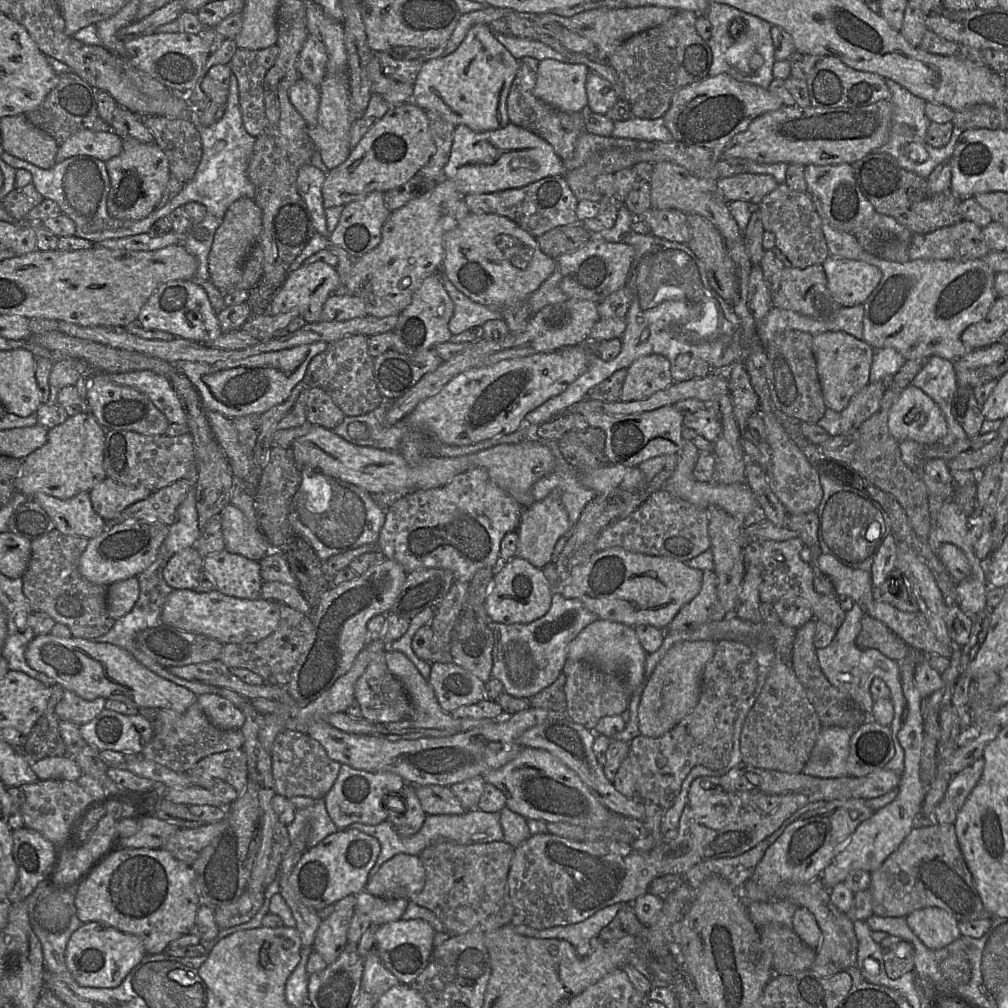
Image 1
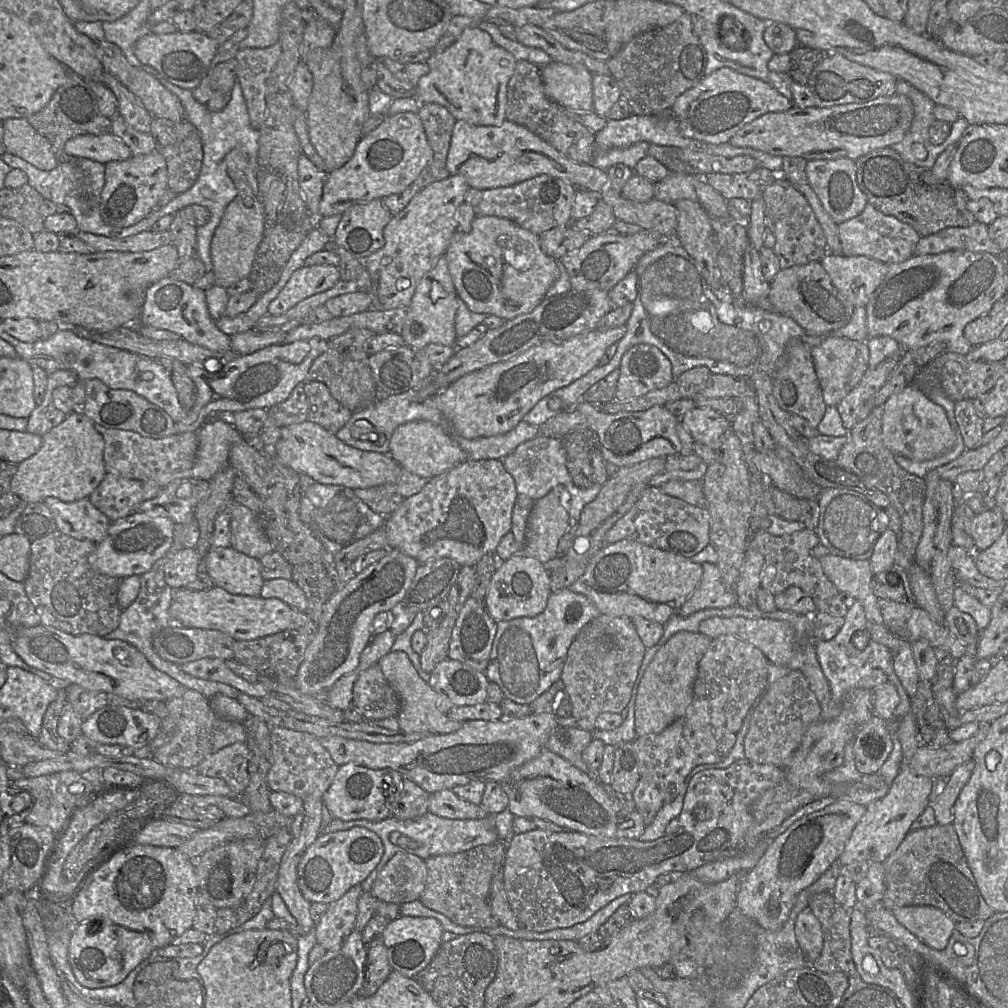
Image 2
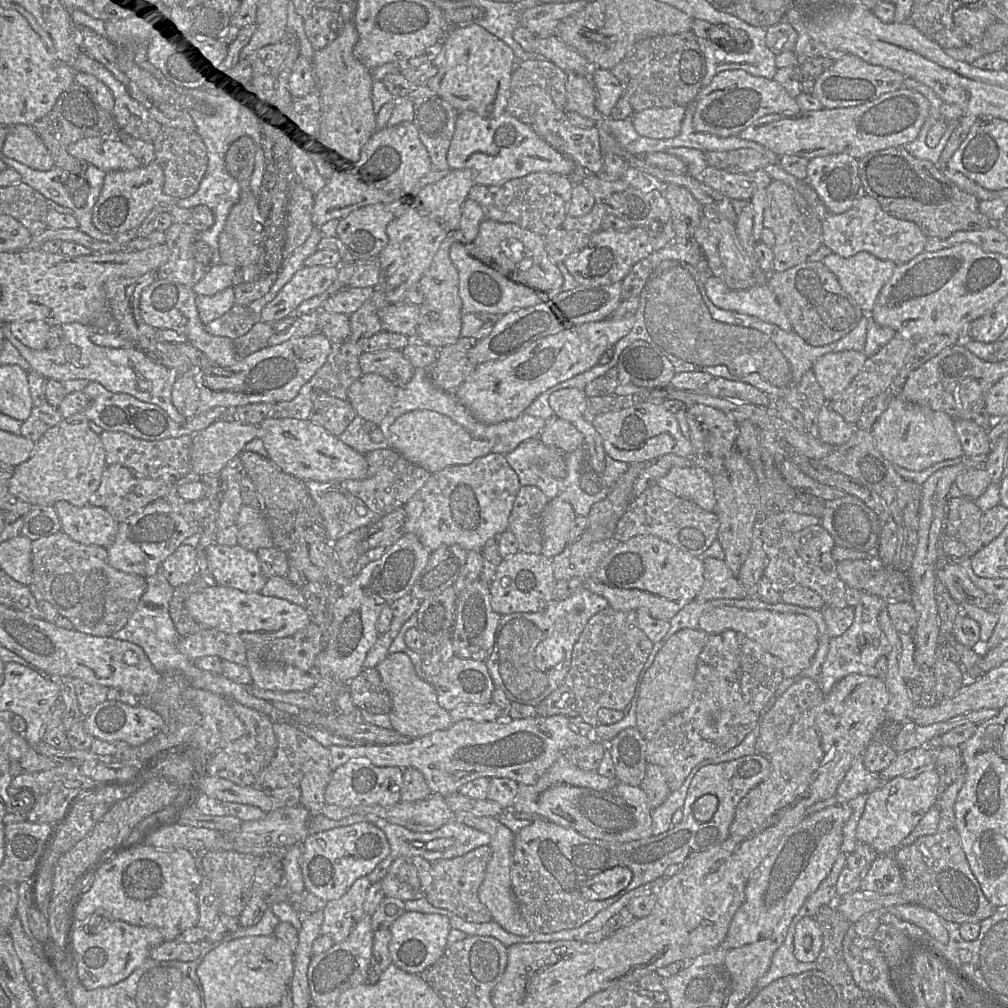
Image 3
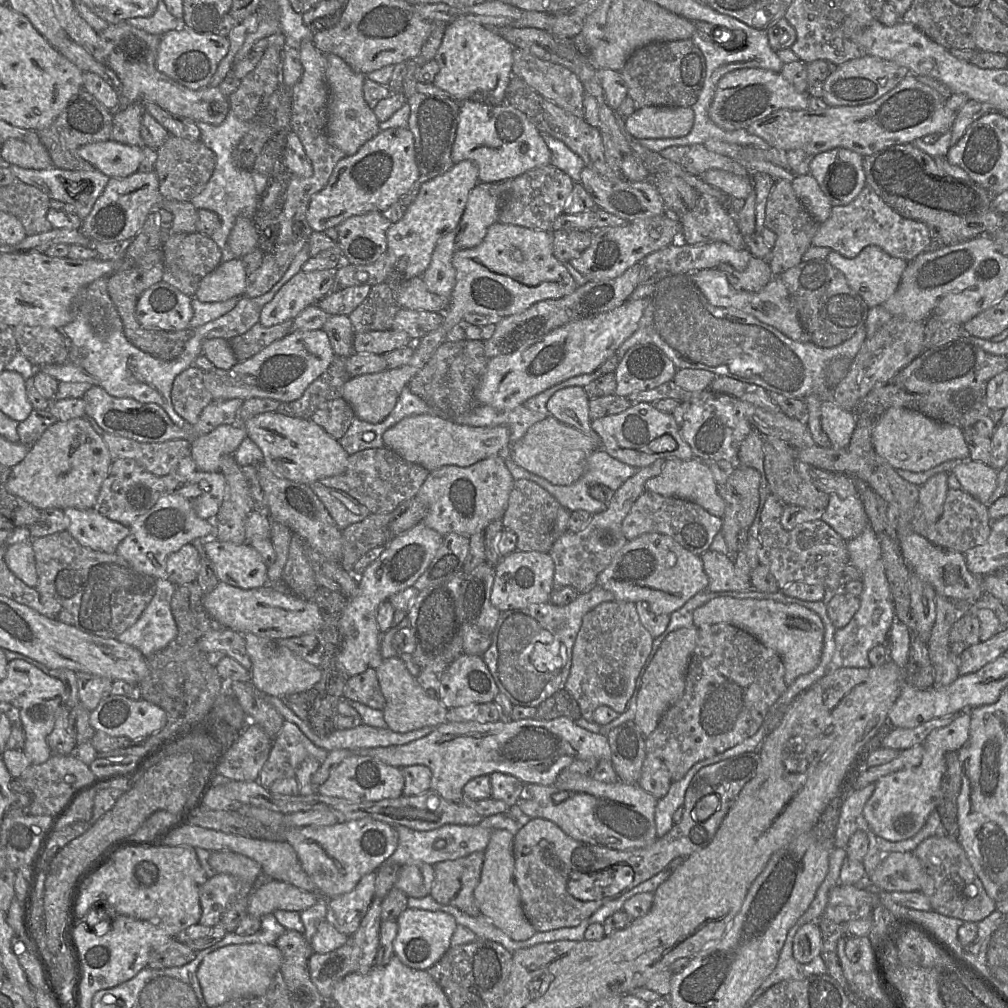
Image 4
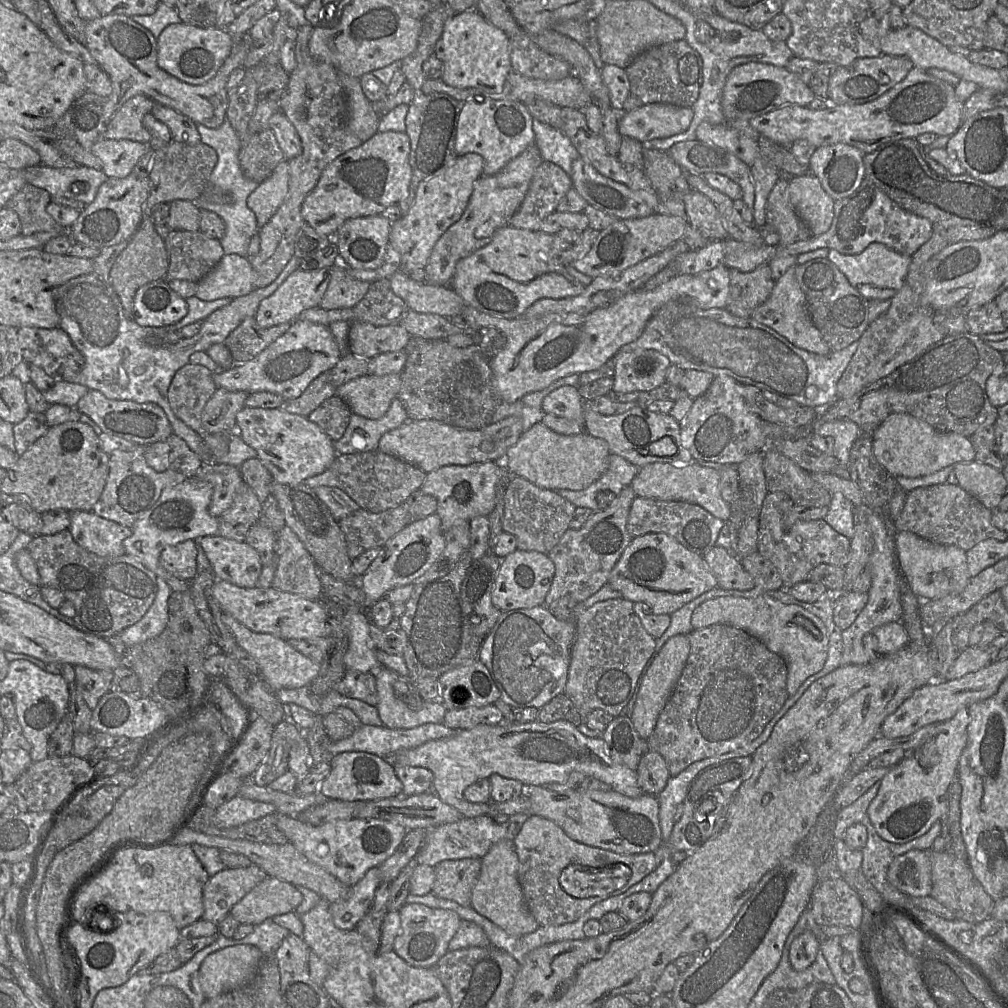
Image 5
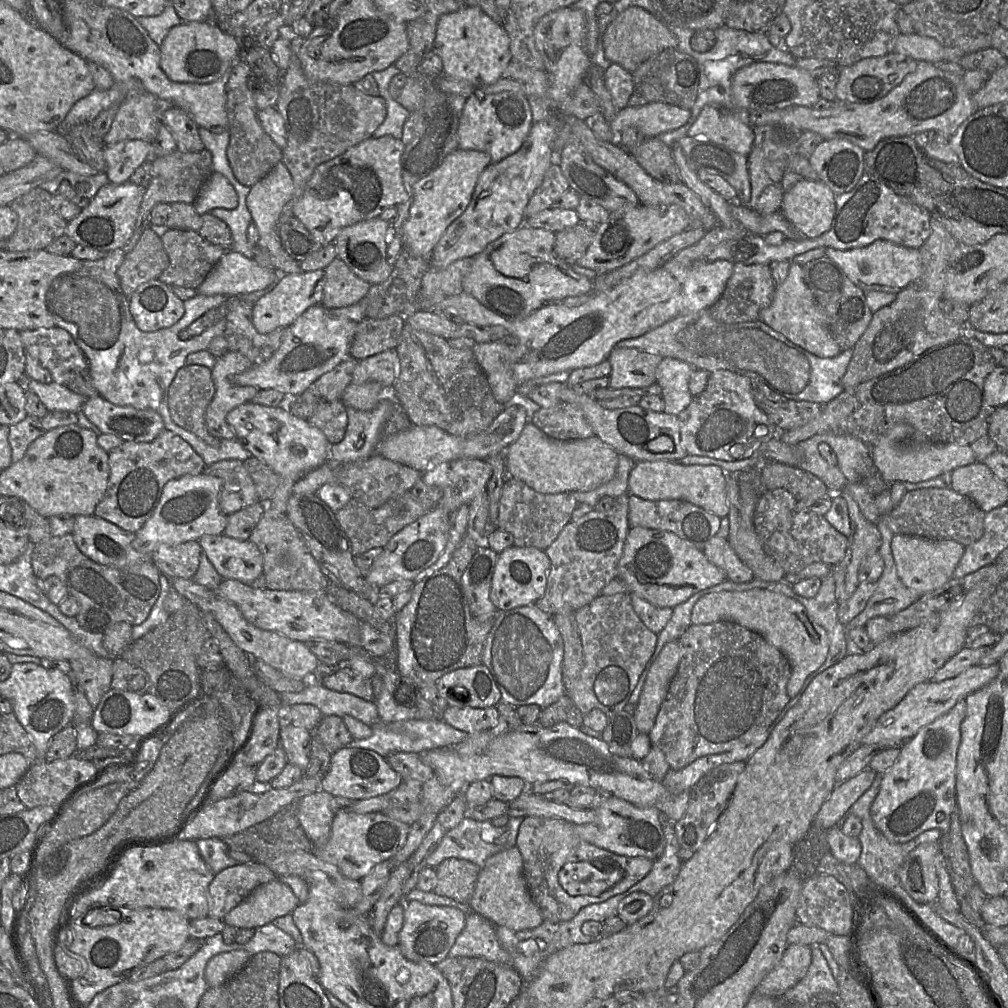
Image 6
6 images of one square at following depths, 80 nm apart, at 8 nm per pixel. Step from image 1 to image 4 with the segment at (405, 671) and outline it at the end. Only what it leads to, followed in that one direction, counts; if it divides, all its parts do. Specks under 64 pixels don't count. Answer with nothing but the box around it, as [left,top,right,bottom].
[376,657,448,733]

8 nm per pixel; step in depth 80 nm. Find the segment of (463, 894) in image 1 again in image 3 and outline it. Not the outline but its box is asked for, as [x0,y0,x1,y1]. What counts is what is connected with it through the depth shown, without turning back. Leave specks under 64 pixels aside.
[425,845,492,923]

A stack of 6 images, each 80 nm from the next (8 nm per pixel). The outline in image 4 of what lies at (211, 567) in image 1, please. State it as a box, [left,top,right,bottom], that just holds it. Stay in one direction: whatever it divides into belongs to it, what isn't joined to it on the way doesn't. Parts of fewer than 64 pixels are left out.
[203,537,268,589]

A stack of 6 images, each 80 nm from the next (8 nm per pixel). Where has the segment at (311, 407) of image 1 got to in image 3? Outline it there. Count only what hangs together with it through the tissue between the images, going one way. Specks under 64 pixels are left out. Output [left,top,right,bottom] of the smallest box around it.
[308,390,356,437]

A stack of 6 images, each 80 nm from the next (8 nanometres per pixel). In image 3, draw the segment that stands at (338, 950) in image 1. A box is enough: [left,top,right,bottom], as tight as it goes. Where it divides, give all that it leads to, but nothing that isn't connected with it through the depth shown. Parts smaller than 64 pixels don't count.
[320,877,370,944]

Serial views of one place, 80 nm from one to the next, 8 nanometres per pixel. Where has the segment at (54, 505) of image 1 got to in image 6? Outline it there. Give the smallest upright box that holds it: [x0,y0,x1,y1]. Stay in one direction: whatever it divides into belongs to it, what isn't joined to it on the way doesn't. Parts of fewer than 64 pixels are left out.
[72,515,151,568]

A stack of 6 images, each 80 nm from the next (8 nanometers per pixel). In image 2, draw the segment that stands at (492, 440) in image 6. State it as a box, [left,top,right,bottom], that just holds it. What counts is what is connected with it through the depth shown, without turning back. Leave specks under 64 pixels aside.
[389,421,468,479]

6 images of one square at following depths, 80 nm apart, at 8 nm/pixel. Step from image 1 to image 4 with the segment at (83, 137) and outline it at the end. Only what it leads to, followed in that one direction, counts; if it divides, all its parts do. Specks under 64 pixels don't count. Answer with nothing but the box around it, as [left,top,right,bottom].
[78,139,142,178]

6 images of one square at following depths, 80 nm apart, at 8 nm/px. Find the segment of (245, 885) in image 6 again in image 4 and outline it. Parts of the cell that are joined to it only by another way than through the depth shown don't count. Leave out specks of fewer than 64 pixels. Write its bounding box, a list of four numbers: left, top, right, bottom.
[199,874,238,928]

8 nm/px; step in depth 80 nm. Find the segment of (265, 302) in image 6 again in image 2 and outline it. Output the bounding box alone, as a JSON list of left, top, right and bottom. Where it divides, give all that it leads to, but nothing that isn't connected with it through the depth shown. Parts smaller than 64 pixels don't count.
[268,266,339,315]

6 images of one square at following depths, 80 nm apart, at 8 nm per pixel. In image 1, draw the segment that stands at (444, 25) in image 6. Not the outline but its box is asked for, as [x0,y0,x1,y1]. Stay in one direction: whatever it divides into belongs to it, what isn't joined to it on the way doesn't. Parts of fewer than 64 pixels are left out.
[412,24,518,132]

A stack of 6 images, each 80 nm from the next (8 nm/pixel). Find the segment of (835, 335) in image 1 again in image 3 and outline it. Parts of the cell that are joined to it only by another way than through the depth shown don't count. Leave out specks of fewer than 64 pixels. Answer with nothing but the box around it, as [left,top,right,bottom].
[813,351,865,403]

